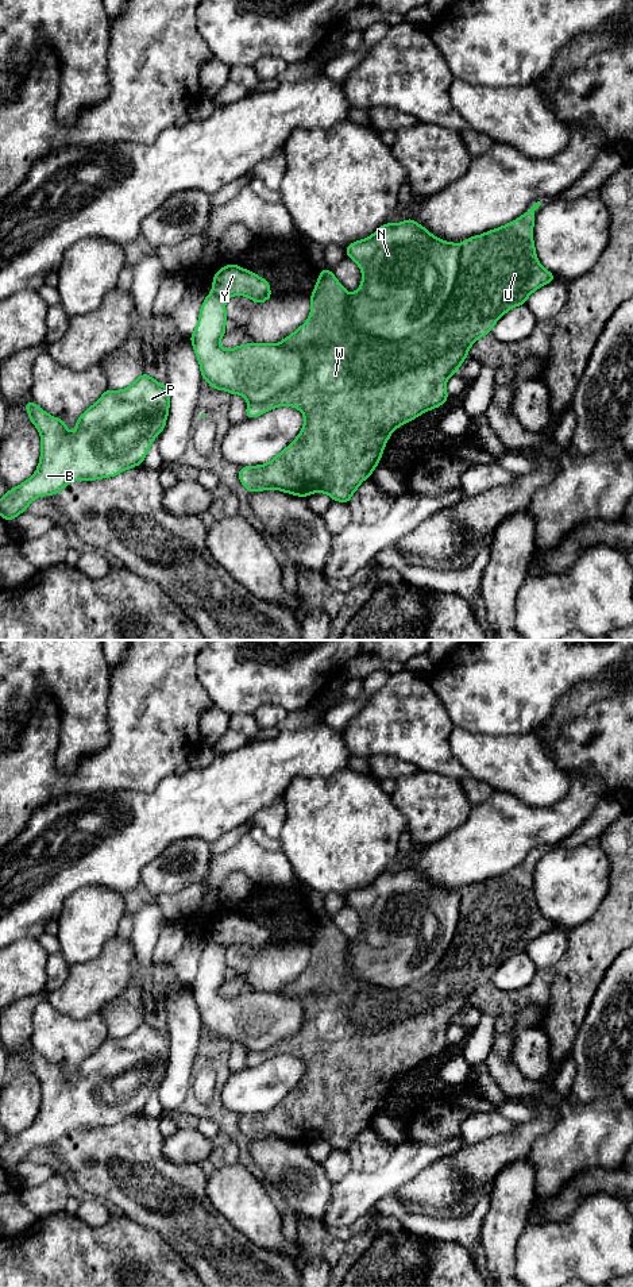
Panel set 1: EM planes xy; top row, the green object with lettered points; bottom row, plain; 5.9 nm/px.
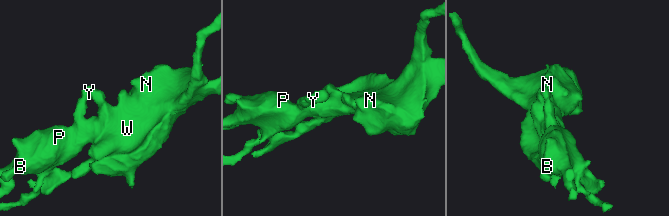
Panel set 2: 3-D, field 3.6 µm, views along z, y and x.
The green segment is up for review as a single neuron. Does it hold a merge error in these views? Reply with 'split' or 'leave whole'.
split

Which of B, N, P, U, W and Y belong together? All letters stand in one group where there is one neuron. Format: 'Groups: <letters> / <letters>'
Groups: B N P / U W Y

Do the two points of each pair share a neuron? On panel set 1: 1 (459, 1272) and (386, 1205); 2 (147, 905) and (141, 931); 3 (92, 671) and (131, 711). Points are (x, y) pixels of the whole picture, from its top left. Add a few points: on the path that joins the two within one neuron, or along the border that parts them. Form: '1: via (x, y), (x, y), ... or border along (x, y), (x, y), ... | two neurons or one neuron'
1: border along (420, 1235), (435, 1235), (451, 1241) | two neurons
2: via (146, 912), (146, 924) | one neuron
3: border along (111, 669), (107, 720) | two neurons

